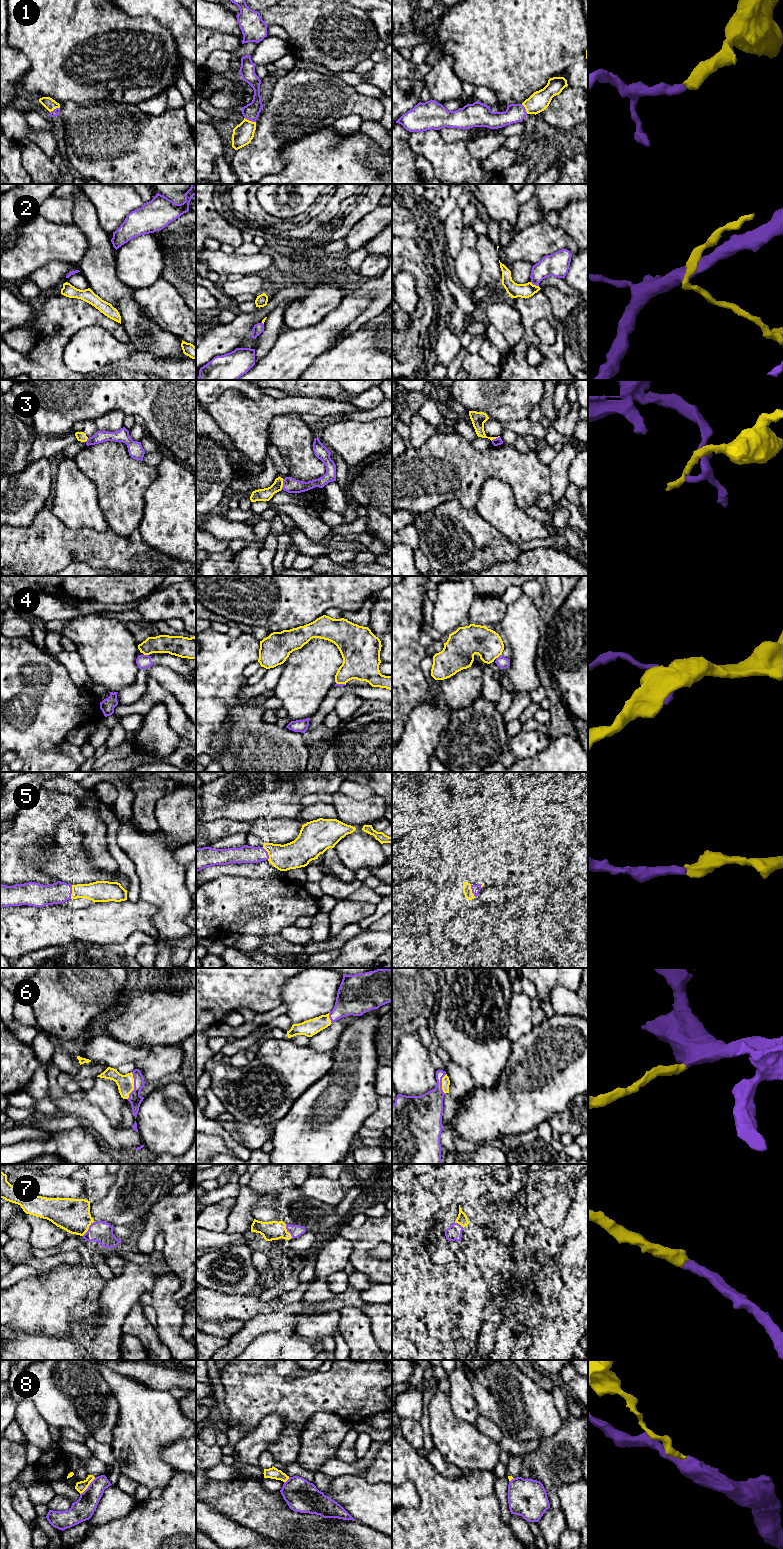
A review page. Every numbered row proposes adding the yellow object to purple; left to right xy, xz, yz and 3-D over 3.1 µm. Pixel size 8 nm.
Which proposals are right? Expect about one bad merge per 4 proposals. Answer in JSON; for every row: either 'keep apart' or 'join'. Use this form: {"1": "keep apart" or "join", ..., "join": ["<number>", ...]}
{"1": "join", "2": "keep apart", "3": "keep apart", "4": "keep apart", "5": "join", "6": "join", "7": "join", "8": "keep apart", "join": ["1", "5", "6", "7"]}

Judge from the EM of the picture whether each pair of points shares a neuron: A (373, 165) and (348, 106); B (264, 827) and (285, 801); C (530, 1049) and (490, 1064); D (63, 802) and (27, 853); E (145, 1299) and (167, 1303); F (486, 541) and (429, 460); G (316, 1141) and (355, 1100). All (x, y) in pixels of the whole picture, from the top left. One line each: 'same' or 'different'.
A: different
B: different
C: different
D: different
E: different
F: different
G: same

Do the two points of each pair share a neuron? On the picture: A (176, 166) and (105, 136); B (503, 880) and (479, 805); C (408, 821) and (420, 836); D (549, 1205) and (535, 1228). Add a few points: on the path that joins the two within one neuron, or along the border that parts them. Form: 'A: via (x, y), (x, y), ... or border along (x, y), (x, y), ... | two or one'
A: via (158, 166), (147, 166), (123, 148) | one
B: via (485, 863), (482, 844), (486, 839), (486, 824) | one
C: border along (423, 823), (402, 837) | two
D: border along (536, 1219), (546, 1228), (559, 1230) | two

